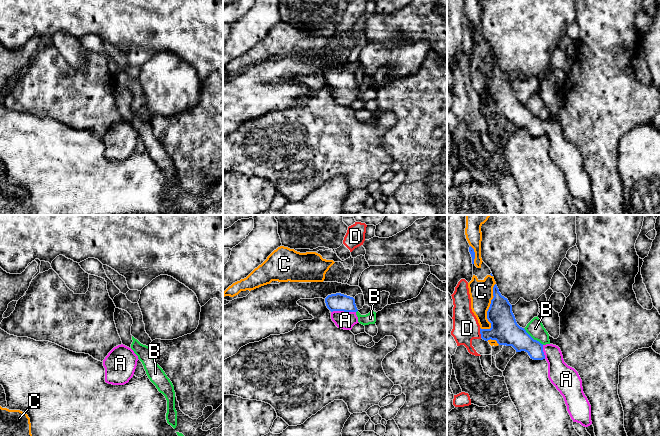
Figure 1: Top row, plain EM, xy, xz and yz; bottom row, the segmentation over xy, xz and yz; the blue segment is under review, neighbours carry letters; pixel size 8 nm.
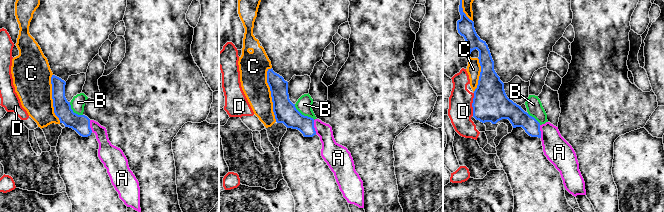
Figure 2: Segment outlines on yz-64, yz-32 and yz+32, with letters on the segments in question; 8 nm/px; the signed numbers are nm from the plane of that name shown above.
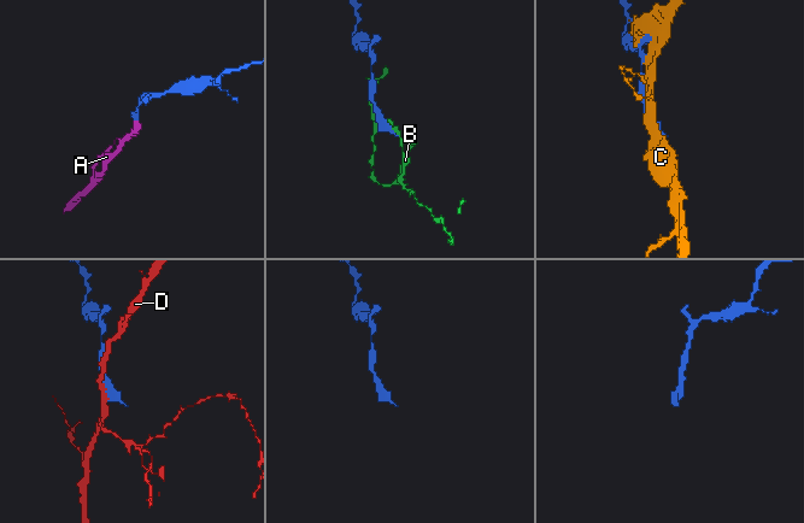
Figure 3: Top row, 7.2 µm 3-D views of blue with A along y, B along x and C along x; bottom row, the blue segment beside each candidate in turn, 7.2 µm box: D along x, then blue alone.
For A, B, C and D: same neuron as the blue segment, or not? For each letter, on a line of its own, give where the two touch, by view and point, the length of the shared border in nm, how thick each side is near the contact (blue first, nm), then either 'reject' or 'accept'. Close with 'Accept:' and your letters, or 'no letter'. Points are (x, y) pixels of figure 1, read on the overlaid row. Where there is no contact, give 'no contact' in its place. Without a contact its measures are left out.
A: meets blue in xz at (343, 310); contact 200 nm long; 140 nm thick on the blue side, 140 nm on the other; accept
B: meets blue in yz at (532, 338); contact 220 nm long; 220 nm thick on the blue side, 140 nm on the other; reject
C: meets blue in yz at (488, 310); contact 400 nm long; 220 nm thick on the blue side, 190 nm on the other; reject
D: meets blue in yz at (480, 333); contact 80 nm long; 220 nm thick on the blue side, 200 nm on the other; reject
Accept: A

